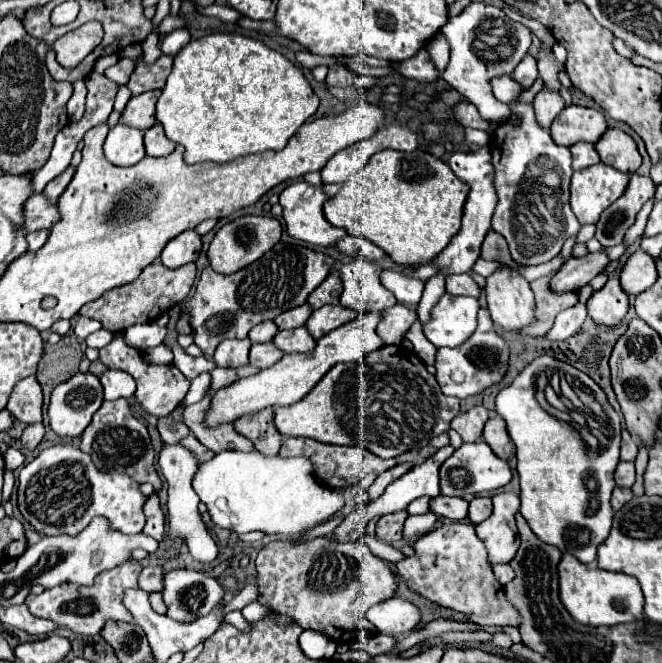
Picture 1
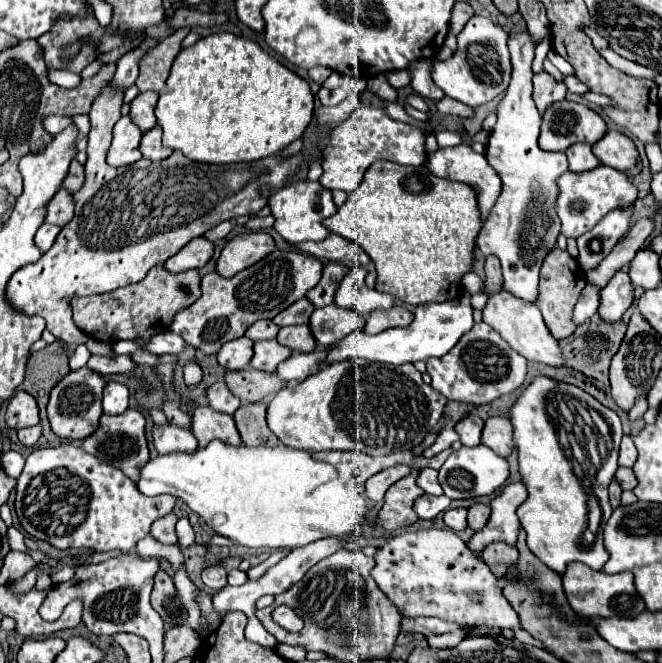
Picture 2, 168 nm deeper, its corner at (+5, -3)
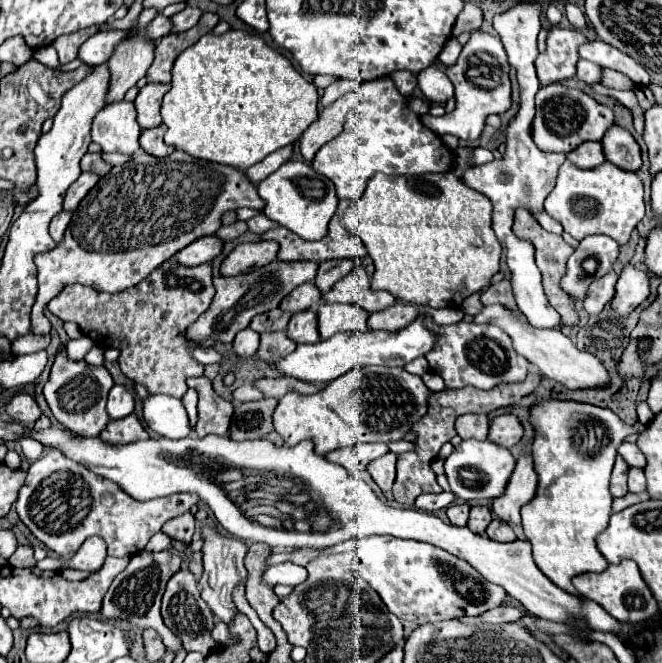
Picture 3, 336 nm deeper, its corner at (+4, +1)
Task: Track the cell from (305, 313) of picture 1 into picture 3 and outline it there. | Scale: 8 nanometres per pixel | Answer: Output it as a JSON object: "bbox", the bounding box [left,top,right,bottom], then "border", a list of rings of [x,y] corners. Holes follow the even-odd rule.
{"bbox":[280,282,322,312],"border":[[[306,282],[302,286],[298,286],[296,290],[292,290],[280,304],[282,310],[286,312],[302,312],[308,308],[314,308],[316,304],[320,304],[322,300],[322,292],[316,288],[314,282]]]}

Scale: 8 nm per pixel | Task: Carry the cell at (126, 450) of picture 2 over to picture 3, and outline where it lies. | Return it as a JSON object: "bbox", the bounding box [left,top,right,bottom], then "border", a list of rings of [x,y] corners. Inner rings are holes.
{"bbox":[100,414,148,444],"border":[[[130,414],[122,420],[110,420],[100,436],[102,436],[102,440],[106,440],[110,444],[128,444],[128,442],[136,442],[136,440],[146,440],[148,432],[144,430],[144,426],[136,418],[136,414]]]}

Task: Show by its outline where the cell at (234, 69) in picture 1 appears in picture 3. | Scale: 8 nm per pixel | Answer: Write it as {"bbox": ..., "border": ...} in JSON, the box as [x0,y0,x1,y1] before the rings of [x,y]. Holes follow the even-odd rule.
{"bbox":[162,29,318,170],"border":[[[230,29],[222,36],[206,34],[176,58],[172,88],[162,102],[162,118],[168,126],[164,136],[166,144],[200,160],[246,170],[278,148],[294,144],[302,136],[302,132],[318,118],[318,92],[314,84],[306,82],[300,72],[294,70],[288,58],[272,50],[260,36]]]}

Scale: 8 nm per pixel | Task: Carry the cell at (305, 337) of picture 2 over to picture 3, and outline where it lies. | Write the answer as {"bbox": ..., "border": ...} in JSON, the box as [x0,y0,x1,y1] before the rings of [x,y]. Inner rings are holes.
{"bbox":[288,308,320,342],"border":[[[316,308],[312,310],[304,310],[292,316],[290,324],[288,324],[288,336],[294,342],[320,342],[320,334],[318,334],[318,316],[316,316]]]}

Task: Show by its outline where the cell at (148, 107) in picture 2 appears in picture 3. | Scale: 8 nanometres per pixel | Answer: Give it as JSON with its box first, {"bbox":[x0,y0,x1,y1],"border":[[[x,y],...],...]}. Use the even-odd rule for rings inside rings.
{"bbox":[134,84,170,128],"border":[[[146,84],[140,90],[134,104],[138,110],[138,124],[142,128],[156,128],[162,124],[160,104],[168,90],[170,90],[170,84]]]}

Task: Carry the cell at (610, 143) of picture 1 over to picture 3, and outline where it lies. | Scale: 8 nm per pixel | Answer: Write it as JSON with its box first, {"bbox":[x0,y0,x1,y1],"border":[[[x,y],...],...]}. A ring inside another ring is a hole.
{"bbox":[602,126,642,172],"border":[[[612,126],[606,132],[602,146],[604,146],[604,154],[606,154],[608,162],[612,162],[618,168],[628,170],[628,172],[640,170],[640,166],[642,166],[640,146],[628,130],[624,130],[620,126]]]}

